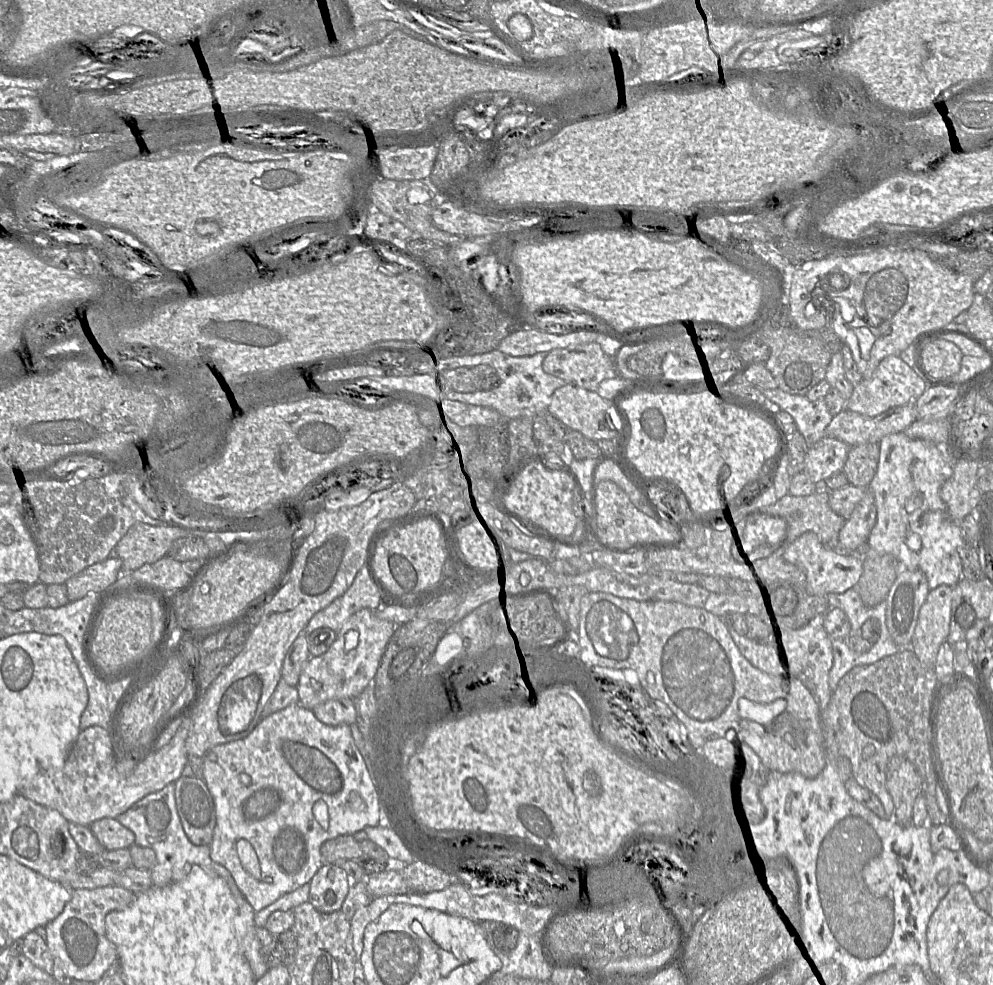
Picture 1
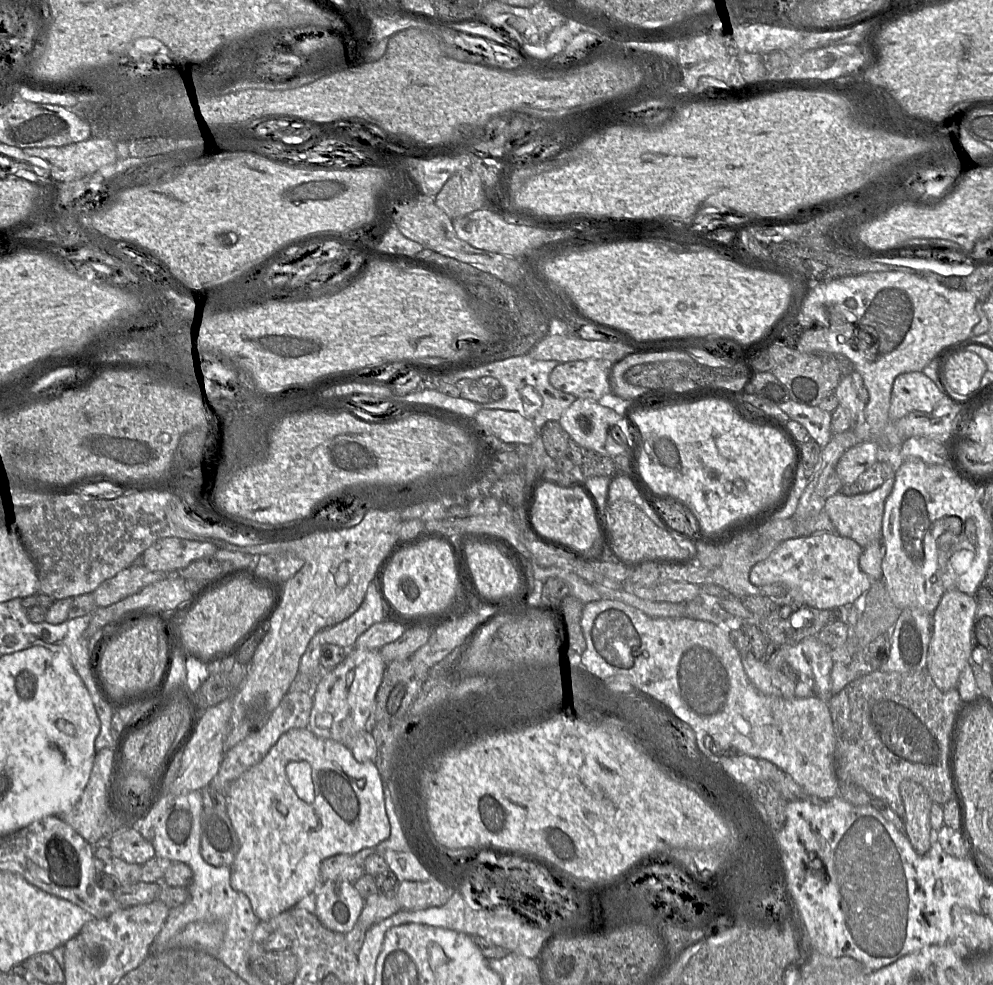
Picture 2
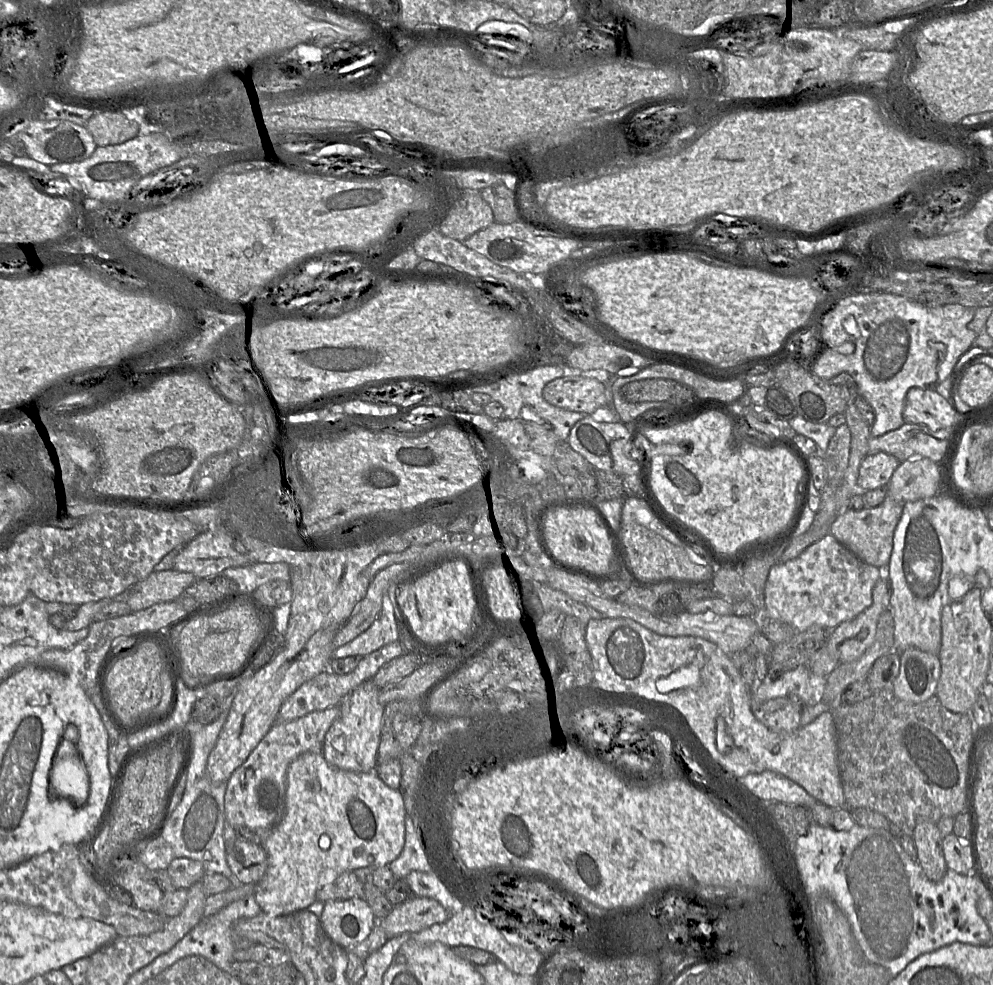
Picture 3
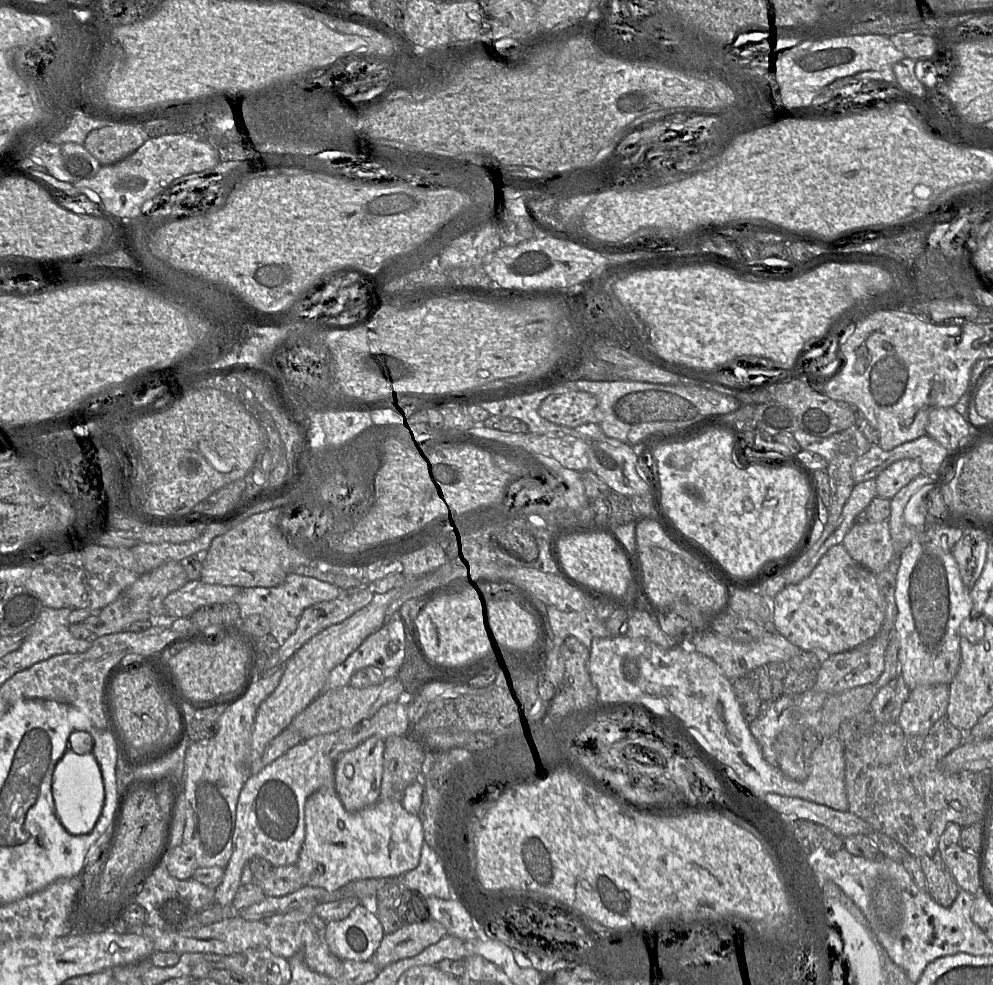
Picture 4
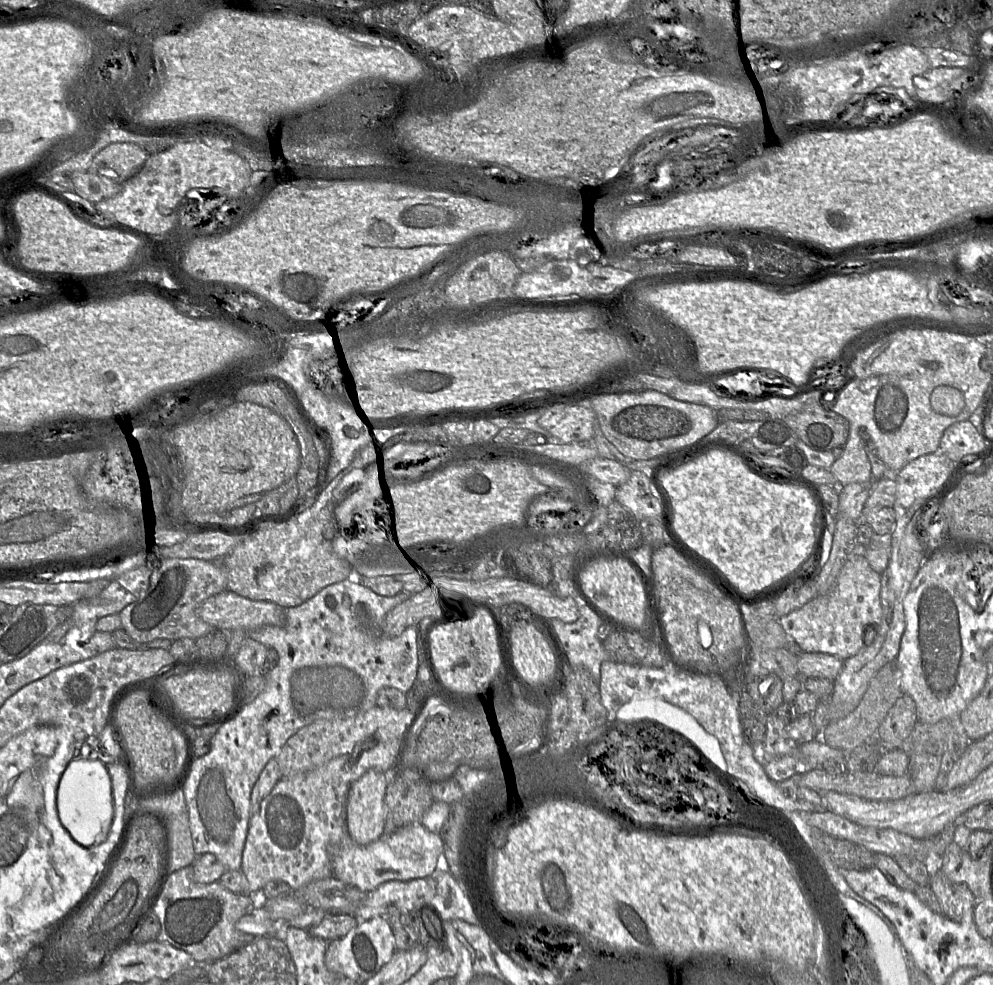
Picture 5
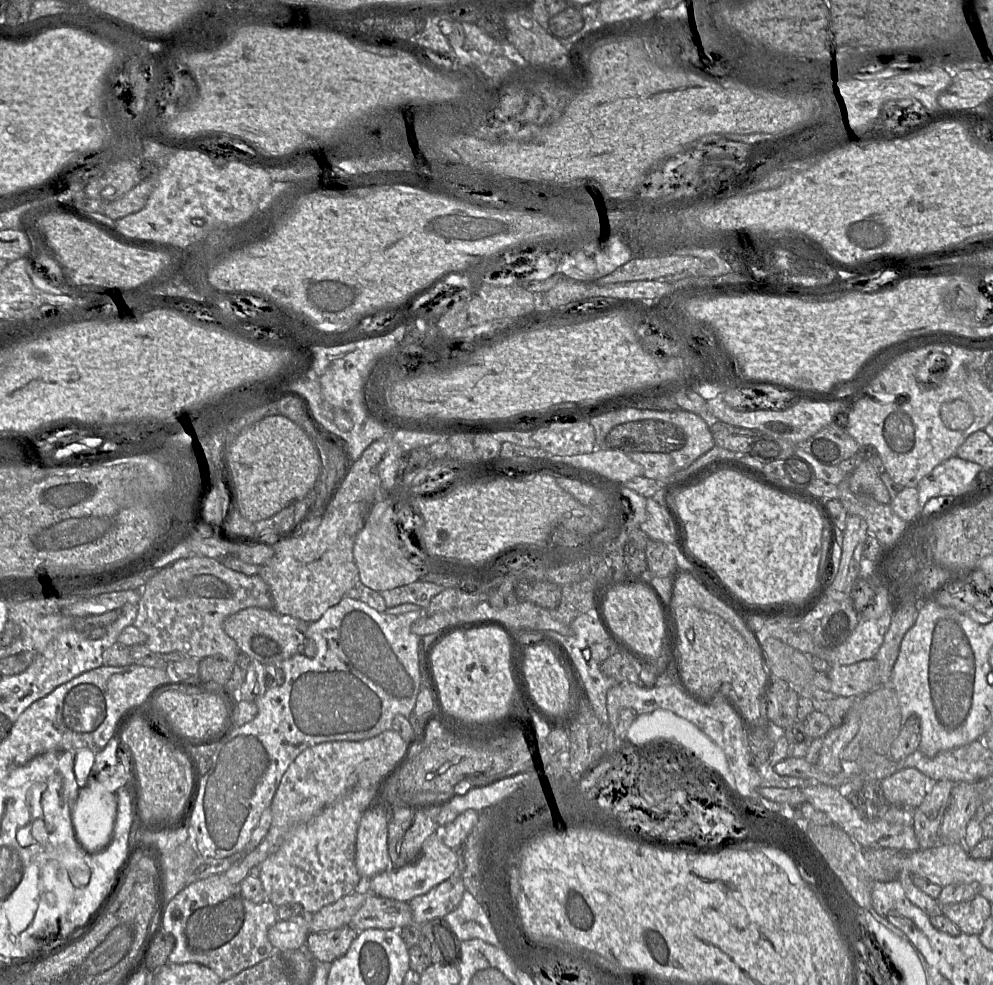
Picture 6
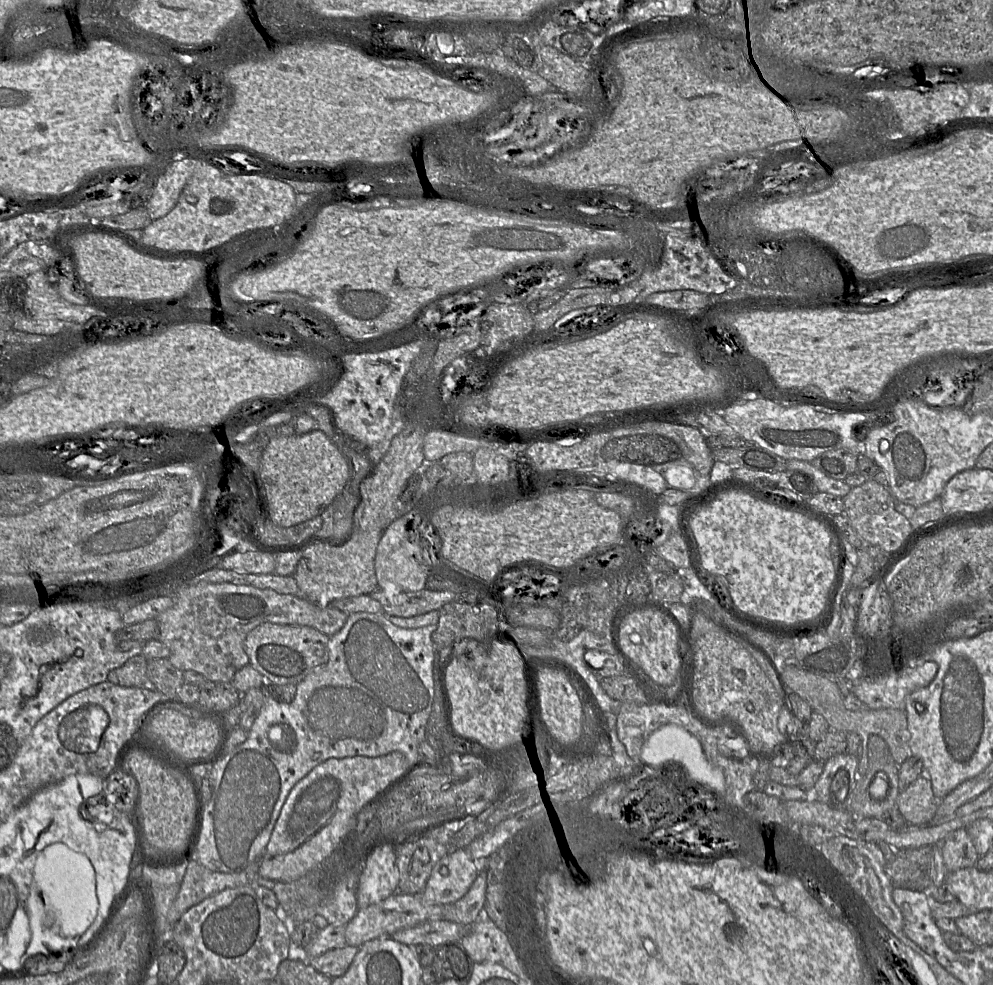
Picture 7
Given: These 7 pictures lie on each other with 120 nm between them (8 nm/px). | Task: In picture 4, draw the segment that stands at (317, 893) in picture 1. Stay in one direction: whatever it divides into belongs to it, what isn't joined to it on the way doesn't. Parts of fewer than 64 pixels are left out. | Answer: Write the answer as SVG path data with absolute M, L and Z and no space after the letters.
M359 904L342 920L325 925L325 940L330 951L343 961L372 960L385 935L376 914Z

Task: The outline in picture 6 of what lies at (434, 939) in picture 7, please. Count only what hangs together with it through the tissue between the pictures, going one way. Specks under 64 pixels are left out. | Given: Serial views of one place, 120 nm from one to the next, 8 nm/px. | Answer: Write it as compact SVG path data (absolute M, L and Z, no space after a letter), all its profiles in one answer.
M380 895L368 896L353 915L351 924L356 930L369 928L393 929L414 923L412 911L407 902L396 902Z

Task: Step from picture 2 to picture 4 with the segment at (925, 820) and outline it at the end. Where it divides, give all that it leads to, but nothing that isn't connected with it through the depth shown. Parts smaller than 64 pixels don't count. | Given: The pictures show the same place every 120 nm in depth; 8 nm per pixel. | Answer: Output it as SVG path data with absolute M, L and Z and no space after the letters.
M941 850L931 856L921 857L919 863L927 881L927 892L932 899L943 907L951 906L960 887L945 865Z

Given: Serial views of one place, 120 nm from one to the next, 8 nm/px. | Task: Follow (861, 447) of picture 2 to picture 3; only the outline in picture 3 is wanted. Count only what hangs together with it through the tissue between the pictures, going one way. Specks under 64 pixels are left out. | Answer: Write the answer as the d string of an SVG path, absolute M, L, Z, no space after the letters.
M885 452L868 454L859 469L858 485L862 490L887 487L901 461Z

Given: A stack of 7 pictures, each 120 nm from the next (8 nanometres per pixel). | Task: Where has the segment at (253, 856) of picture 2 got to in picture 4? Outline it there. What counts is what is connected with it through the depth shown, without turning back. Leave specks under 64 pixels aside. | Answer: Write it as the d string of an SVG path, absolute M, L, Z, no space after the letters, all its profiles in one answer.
M335 786L322 788L306 801L305 839L295 866L305 886L336 891L358 879L397 878L415 869L420 861L423 843L424 831L419 817L405 810L400 801L379 799L358 812L349 812L344 808Z

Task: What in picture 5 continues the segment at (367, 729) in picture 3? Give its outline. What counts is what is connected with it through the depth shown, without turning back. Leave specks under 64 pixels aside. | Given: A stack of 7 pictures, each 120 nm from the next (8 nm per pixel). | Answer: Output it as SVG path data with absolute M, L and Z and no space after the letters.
M371 769L350 786L347 830L359 845L368 845L384 835L384 799L389 773Z

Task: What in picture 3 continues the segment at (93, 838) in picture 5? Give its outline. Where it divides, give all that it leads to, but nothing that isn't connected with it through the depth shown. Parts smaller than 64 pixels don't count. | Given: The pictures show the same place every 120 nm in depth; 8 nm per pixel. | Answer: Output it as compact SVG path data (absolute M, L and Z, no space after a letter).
M72 750L65 752L65 757L58 757L50 773L50 787L52 793L58 797L71 801L77 807L86 804L90 792L90 780L84 763L77 754L70 755Z

